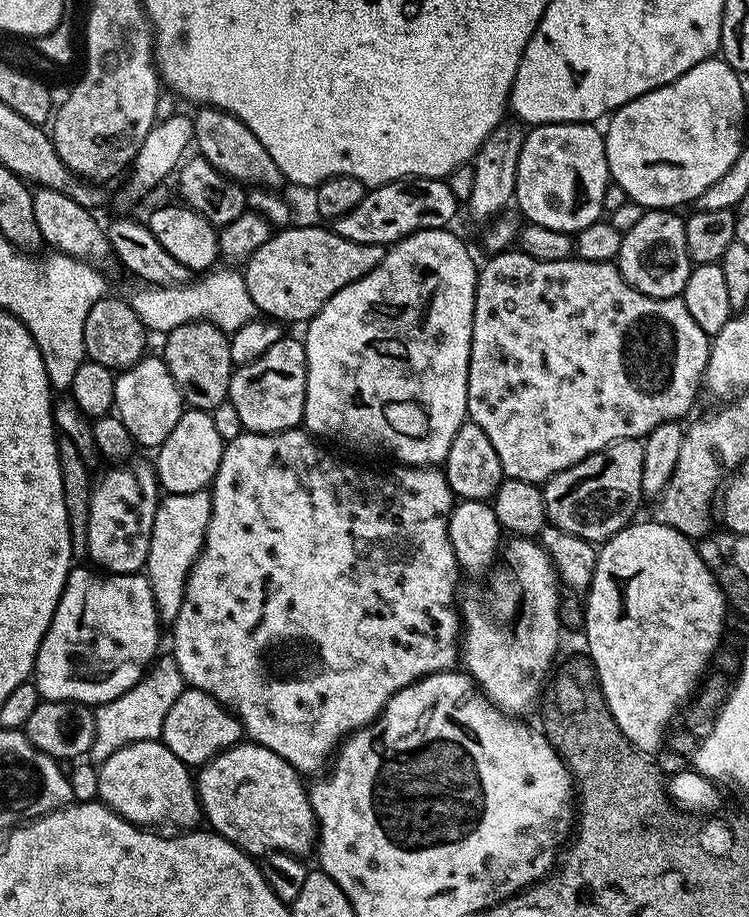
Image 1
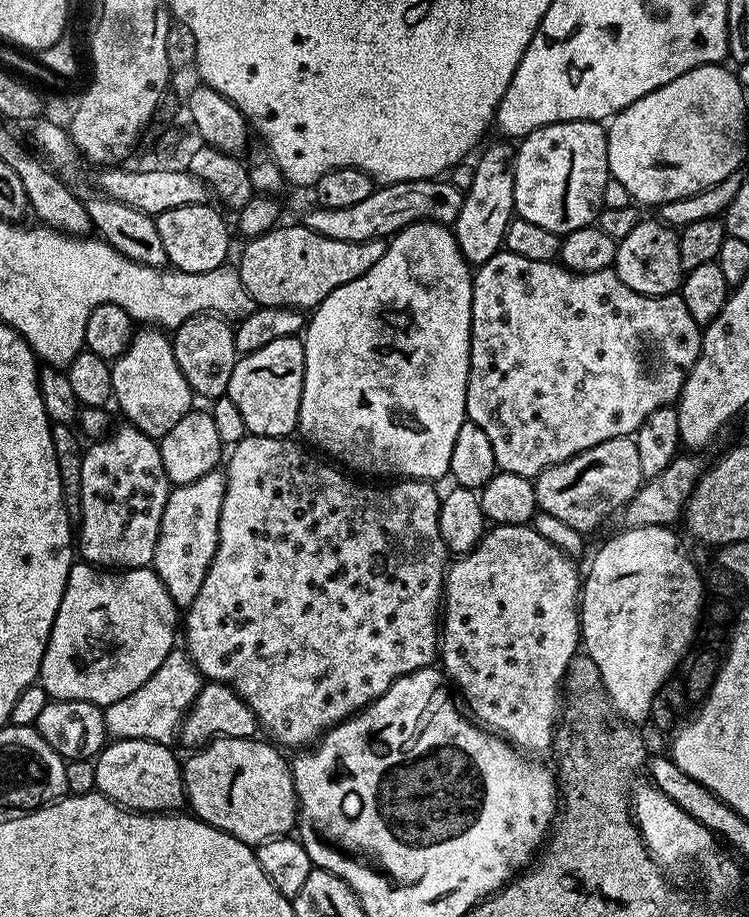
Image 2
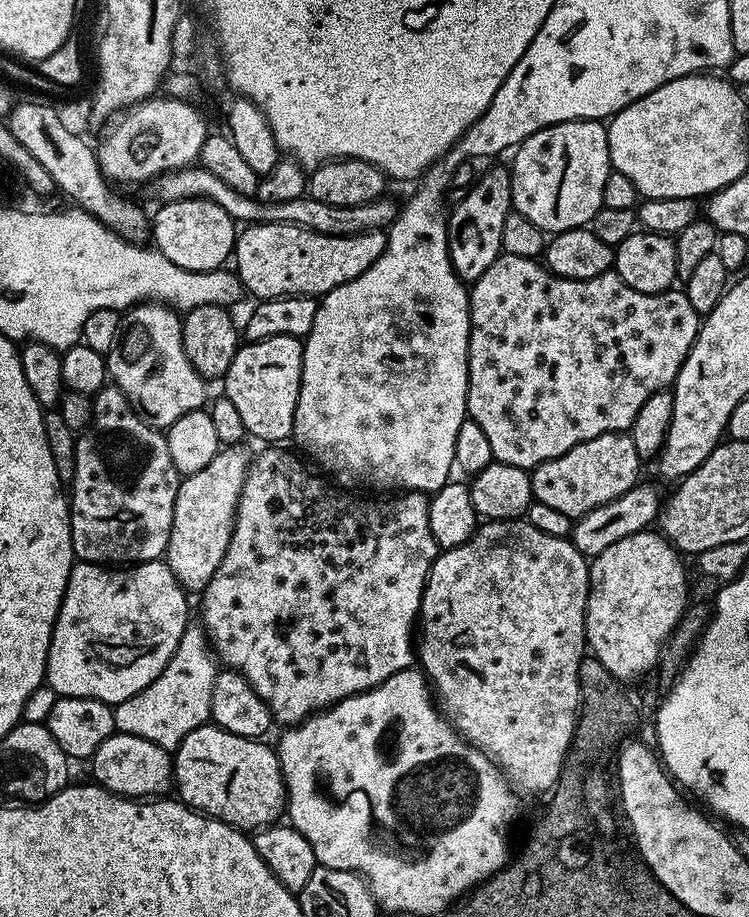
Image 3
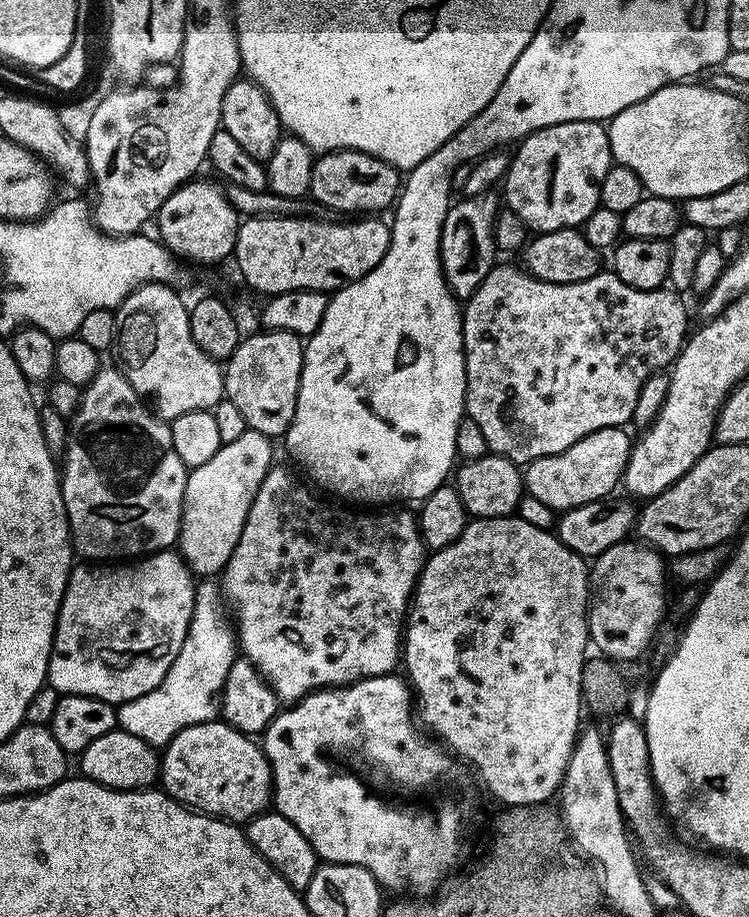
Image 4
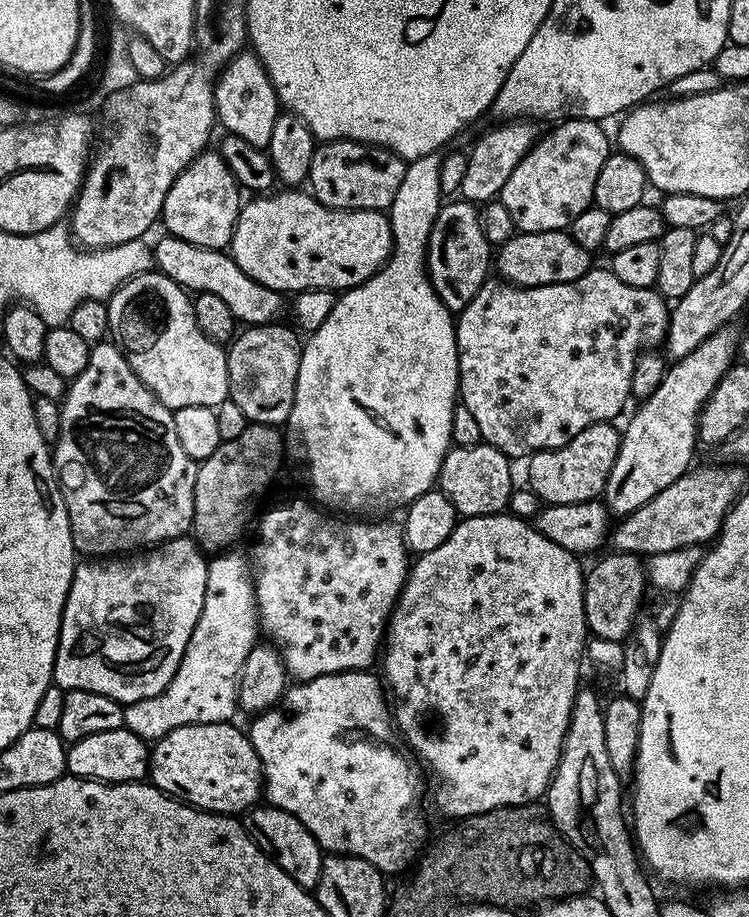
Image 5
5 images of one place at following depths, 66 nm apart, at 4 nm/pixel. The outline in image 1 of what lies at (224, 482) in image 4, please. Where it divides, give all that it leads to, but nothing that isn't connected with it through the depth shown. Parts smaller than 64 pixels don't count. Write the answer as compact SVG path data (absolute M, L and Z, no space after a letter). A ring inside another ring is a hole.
M208 490L194 494L168 494L156 505L146 575L154 594L154 612L159 619L161 616L167 622L175 621L178 610L182 610L186 582L194 562L204 549L211 513L212 493Z

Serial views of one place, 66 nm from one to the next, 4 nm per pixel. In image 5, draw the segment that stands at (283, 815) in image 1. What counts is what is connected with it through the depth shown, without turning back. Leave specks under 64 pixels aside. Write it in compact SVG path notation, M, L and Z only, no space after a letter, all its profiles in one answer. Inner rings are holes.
M187 724L159 737L151 745L148 757L151 784L173 800L183 800L204 812L247 812L261 799L264 772L252 741L234 725Z

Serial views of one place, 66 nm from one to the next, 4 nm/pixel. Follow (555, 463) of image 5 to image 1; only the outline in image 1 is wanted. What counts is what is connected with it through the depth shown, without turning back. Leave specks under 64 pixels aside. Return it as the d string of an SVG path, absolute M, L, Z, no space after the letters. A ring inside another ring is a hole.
M615 440L602 450L582 458L574 466L554 474L542 485L544 494L544 515L547 523L558 530L566 530L566 534L574 534L583 540L603 542L609 540L615 532L620 531L628 516L644 496L642 490L642 454L644 445L640 440Z

